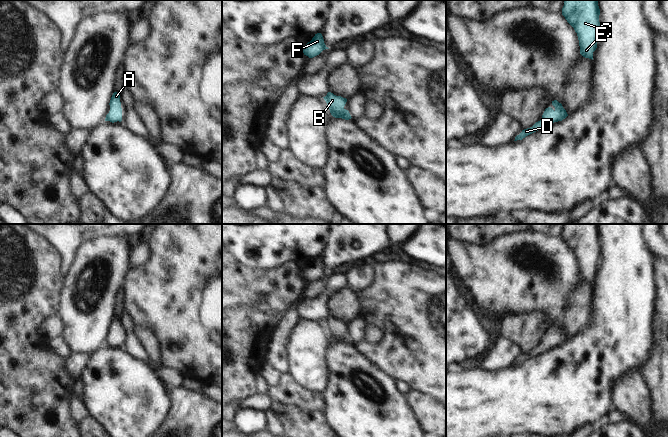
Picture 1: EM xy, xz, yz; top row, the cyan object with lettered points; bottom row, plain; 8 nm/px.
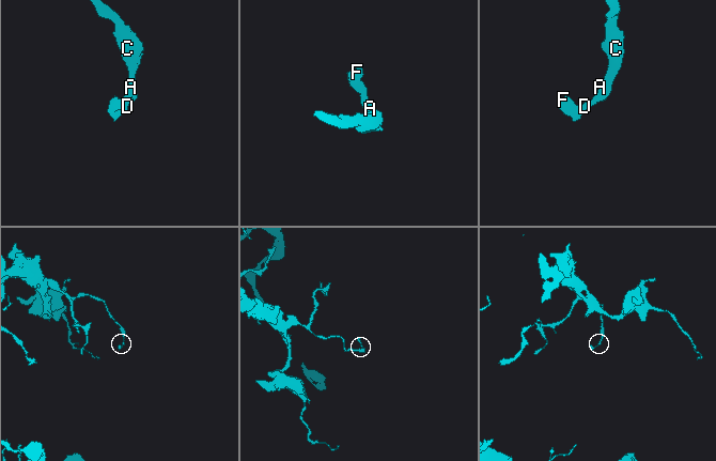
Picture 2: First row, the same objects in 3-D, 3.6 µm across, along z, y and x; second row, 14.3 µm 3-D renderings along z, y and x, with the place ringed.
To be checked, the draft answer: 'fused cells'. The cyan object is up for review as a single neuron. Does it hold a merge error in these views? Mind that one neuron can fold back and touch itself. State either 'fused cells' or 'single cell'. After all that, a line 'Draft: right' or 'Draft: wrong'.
single cell
Draft: wrong

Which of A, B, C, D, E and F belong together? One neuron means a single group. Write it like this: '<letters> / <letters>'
A B C D E F

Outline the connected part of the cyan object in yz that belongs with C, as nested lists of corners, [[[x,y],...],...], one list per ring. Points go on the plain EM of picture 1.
[[[564,224],[562,239],[577,257],[580,278],[593,284],[601,255],[598,224]]]

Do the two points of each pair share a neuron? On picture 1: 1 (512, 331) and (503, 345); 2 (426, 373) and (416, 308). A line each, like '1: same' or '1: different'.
1: different
2: same

